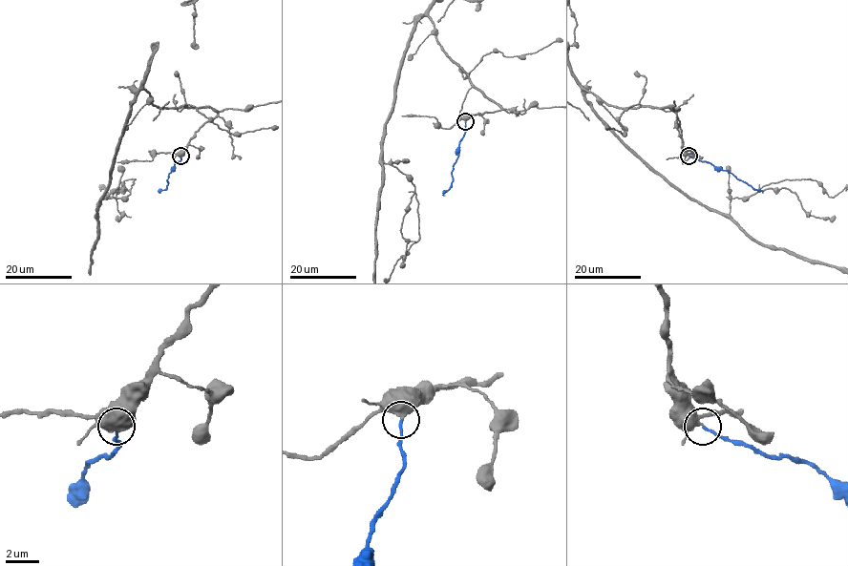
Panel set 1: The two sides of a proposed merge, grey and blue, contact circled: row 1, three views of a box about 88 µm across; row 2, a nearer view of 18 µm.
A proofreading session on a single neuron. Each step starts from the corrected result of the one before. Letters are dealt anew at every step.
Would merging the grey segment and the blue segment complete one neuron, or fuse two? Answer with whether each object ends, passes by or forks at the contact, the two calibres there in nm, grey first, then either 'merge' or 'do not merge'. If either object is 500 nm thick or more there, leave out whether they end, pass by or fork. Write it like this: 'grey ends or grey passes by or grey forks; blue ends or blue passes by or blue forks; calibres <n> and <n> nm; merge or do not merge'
calibres 550 and 140 nm; merge

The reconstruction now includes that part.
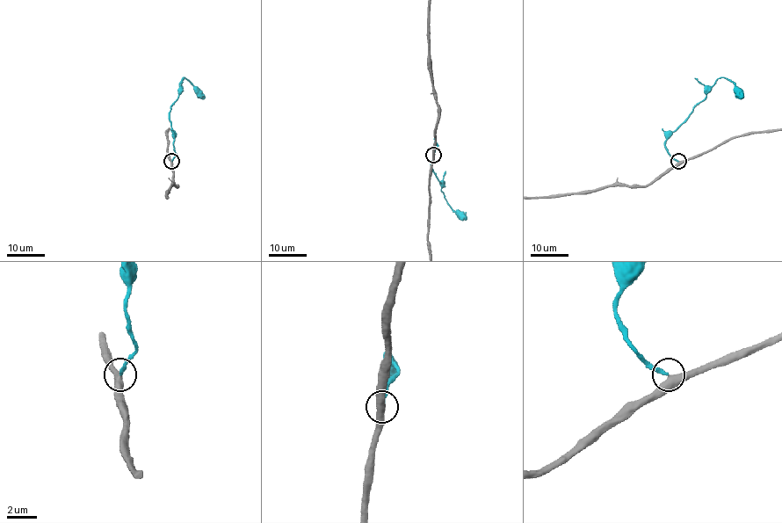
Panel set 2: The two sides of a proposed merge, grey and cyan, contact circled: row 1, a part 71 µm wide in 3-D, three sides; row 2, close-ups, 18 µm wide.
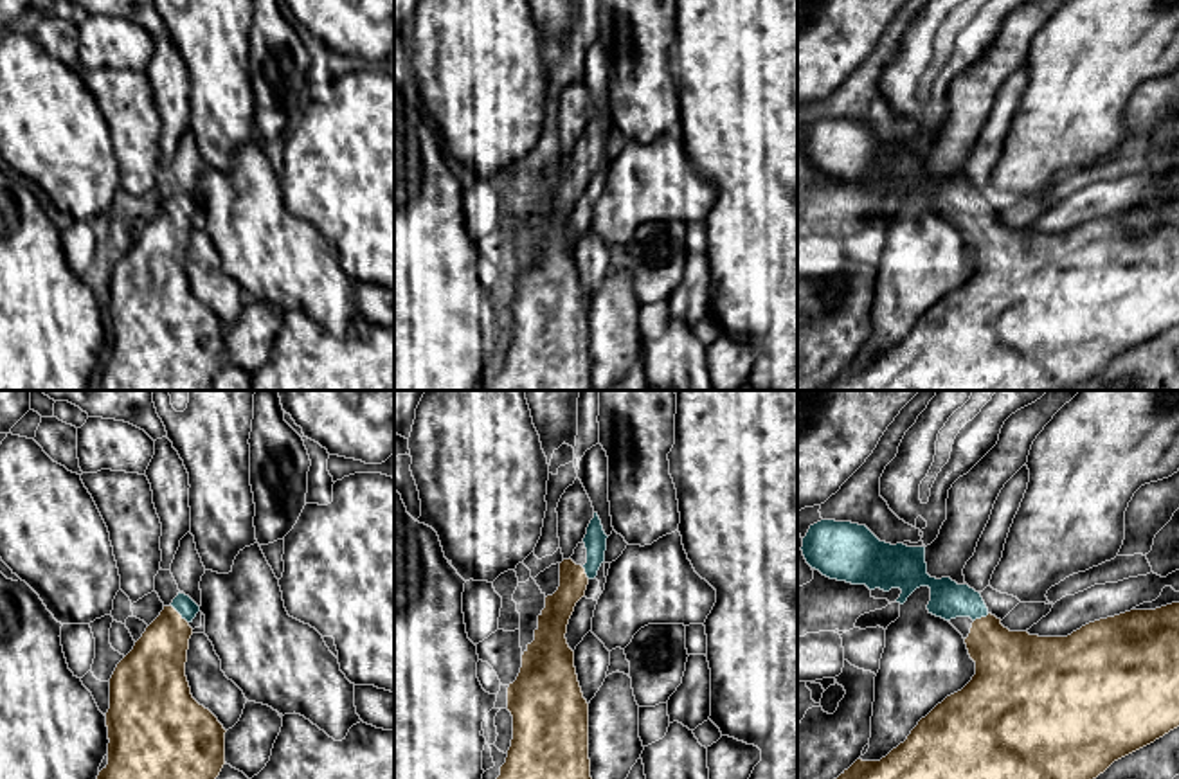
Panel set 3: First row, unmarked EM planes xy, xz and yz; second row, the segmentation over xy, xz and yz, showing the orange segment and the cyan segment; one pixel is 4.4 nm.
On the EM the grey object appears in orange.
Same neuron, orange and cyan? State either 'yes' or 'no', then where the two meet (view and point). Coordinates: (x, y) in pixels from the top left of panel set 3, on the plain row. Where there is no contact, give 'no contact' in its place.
yes; meets orange in xy at (179, 211)

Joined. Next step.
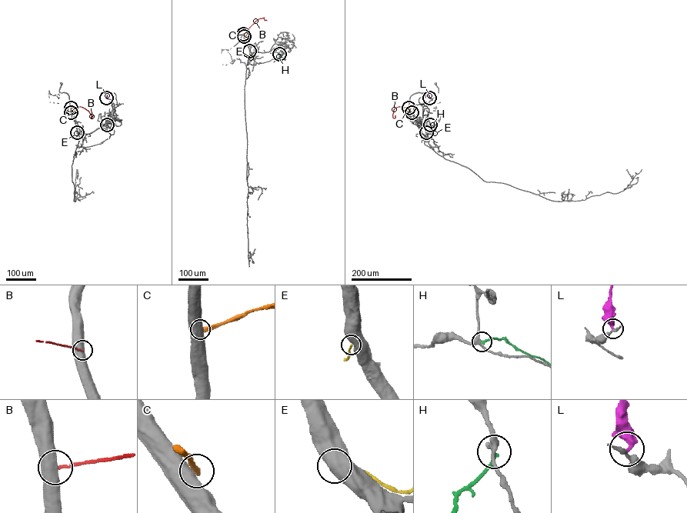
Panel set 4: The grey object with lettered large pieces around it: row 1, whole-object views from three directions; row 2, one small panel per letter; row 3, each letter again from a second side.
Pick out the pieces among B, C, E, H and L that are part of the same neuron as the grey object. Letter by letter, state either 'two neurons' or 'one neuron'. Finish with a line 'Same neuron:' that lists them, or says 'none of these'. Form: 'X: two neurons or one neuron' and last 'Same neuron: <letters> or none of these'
B: two neurons
C: two neurons
E: two neurons
H: two neurons
L: two neurons
Same neuron: none of these

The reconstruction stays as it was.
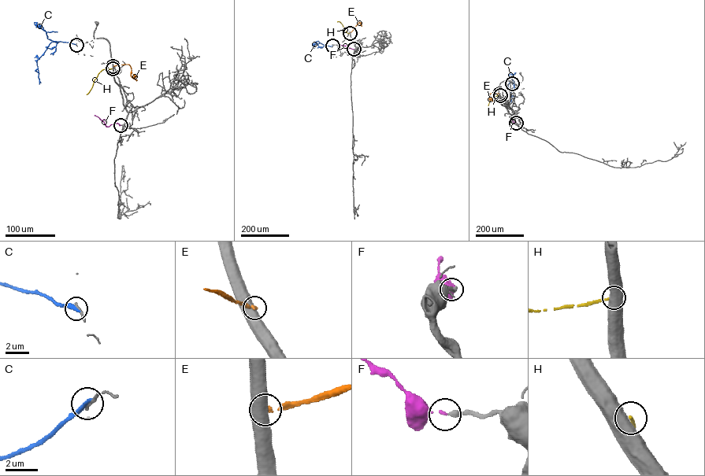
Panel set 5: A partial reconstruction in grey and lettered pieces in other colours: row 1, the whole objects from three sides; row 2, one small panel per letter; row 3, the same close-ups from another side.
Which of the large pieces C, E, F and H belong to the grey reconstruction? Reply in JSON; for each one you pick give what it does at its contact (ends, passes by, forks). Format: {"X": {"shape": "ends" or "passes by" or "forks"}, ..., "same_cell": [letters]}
{"F": {"shape": "ends"}, "same_cell": ["F"]}

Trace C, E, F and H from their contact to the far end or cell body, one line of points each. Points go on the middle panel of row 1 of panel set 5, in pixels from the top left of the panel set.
C: (332, 46), (317, 41), (314, 44)
E: (350, 32), (358, 22), (361, 26)
F: (354, 49), (341, 45)
H: (350, 33), (337, 21)

